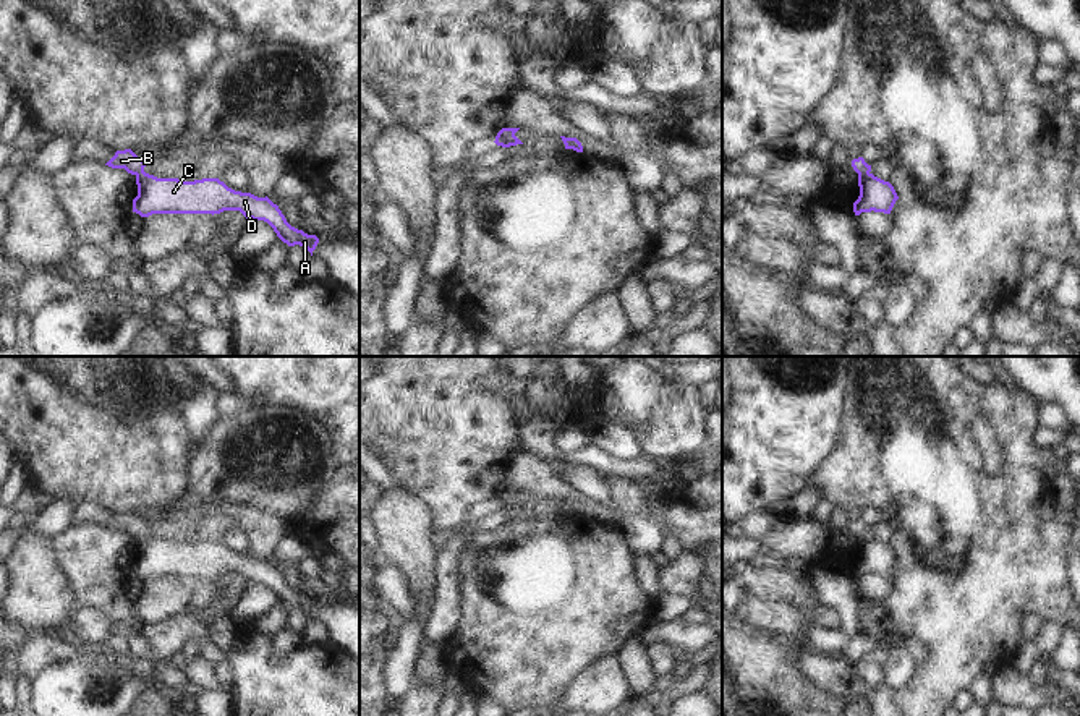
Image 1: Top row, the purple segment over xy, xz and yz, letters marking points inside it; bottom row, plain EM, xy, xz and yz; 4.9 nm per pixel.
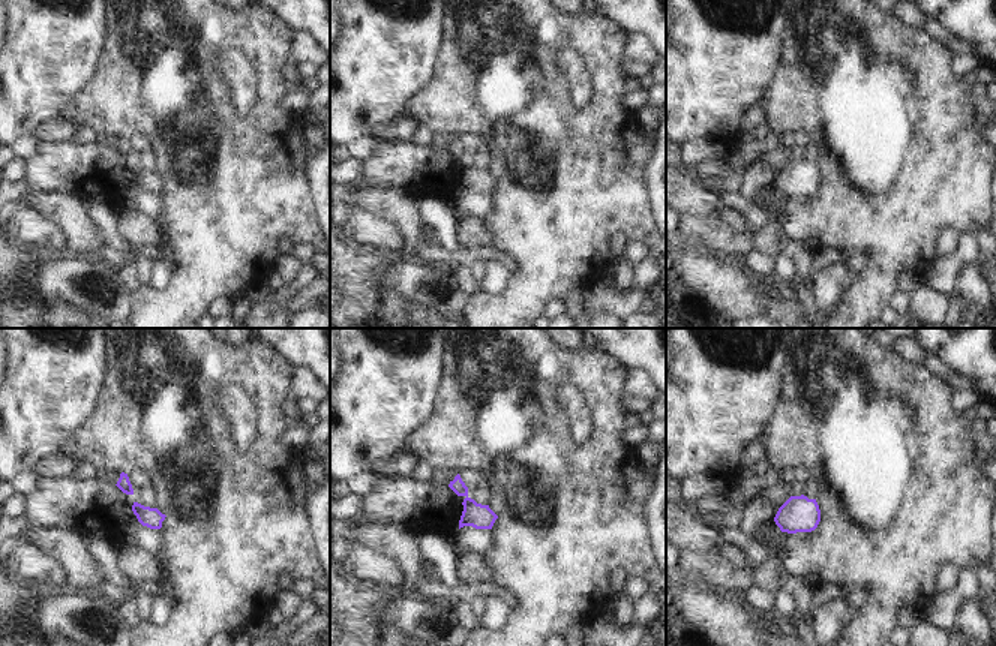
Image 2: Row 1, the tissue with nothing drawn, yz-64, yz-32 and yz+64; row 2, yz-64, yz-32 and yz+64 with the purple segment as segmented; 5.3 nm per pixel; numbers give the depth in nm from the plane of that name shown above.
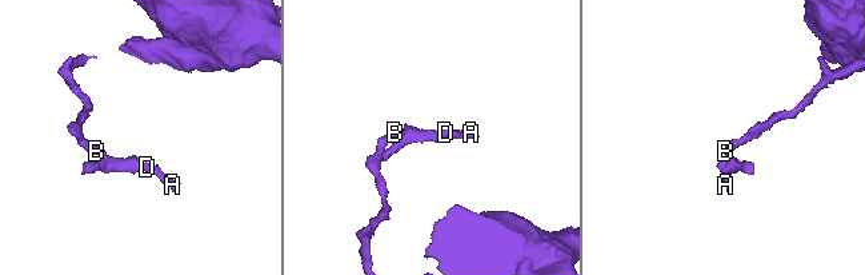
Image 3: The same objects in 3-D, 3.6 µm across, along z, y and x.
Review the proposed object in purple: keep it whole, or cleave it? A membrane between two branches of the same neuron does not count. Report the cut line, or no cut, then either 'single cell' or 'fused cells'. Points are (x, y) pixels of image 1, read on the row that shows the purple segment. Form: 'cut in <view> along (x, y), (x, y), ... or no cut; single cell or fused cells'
cut in yz along (868, 172), (858, 175); fused cells

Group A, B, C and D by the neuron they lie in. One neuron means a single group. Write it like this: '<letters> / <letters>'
A C D / B

